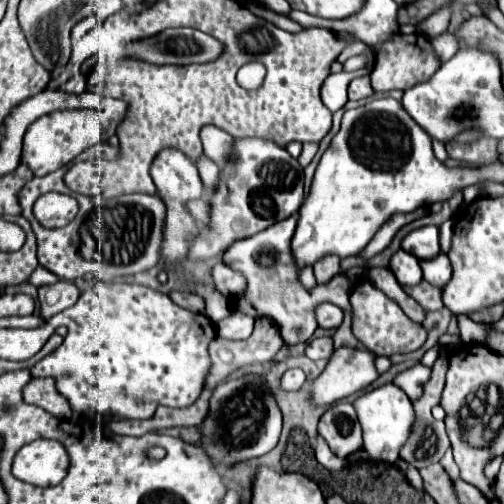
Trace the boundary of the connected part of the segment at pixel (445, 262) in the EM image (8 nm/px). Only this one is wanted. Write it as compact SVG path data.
M444 252L436 254L436 258L422 260L420 266L424 272L424 280L428 280L430 284L434 284L438 288L442 288L448 282L448 278L452 276L452 266L450 266L450 260Z

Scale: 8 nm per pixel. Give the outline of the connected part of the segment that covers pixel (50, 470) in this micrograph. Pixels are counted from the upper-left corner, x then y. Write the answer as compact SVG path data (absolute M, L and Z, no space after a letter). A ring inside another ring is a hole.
M38 439L30 444L22 446L22 448L16 452L14 462L12 462L12 474L14 474L18 480L24 480L24 482L34 484L34 486L56 486L58 482L62 482L62 478L65 478L68 466L68 454L60 442L50 439ZM48 441L48 447L54 447L55 445L54 453L52 454L50 454L49 449L53 448L45 448L47 446L43 446L44 448L41 448L41 444L45 444L46 442L48 443Z

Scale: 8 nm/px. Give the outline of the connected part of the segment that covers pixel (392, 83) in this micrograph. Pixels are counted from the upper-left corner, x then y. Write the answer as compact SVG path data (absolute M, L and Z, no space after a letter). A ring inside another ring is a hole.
M396 34L388 42L374 48L376 50L376 64L372 70L372 88L374 92L390 92L390 90L408 90L414 84L426 82L434 70L438 70L438 58L432 52L430 40L419 34L418 44L410 44L406 36Z

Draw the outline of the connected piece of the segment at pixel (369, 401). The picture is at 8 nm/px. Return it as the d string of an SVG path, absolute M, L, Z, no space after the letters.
M384 384L380 388L374 388L354 400L354 410L358 414L362 436L364 436L364 450L372 460L382 462L396 462L400 456L402 444L408 440L412 424L414 424L414 412L410 398L394 384Z

